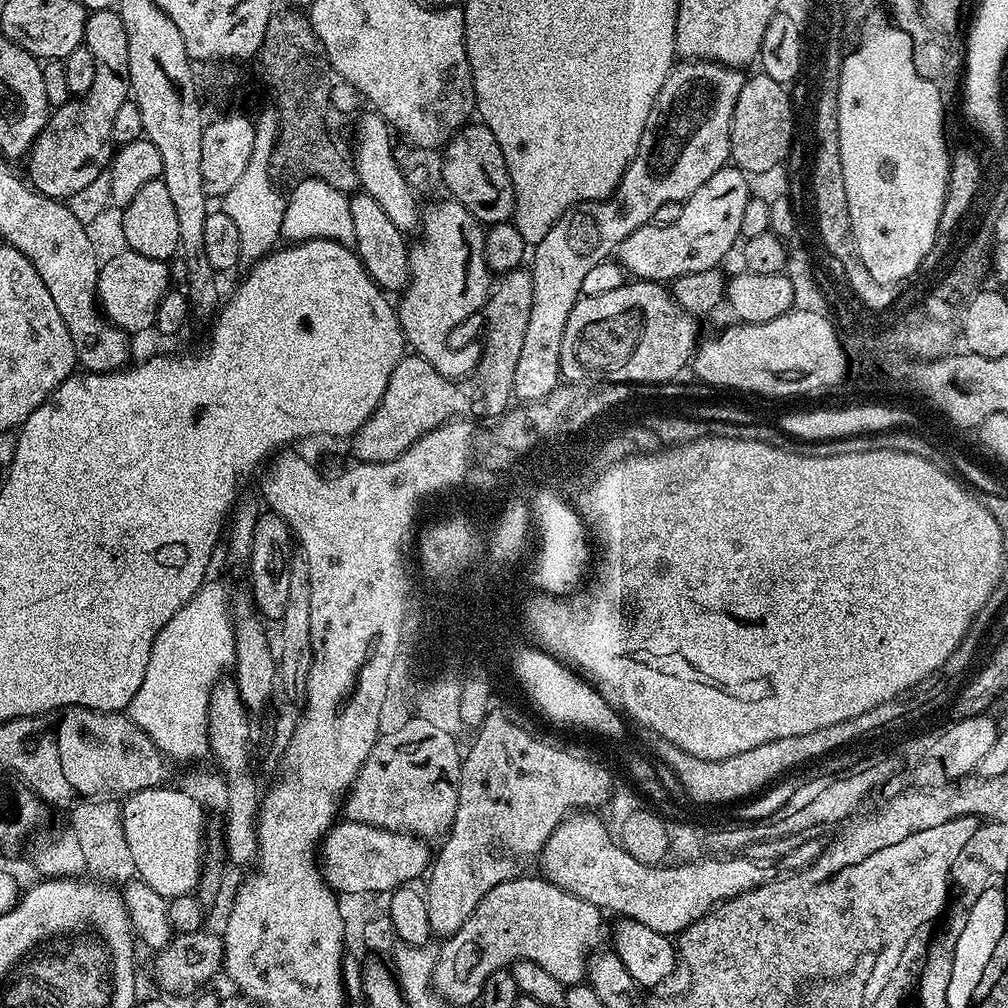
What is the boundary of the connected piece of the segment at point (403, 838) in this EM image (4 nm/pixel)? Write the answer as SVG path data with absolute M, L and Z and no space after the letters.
M351 822L333 823L329 828L327 836L322 841L322 847L318 852L318 860L322 865L324 880L332 891L337 894L346 895L369 895L374 892L390 894L395 888L402 888L416 882L416 879L425 875L430 864L430 852L423 839L419 836L411 836L408 832L391 832L378 826L369 824L354 824Z

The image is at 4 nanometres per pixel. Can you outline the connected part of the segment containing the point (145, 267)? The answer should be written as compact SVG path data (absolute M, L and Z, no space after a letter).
M123 251L101 263L96 294L101 313L108 317L109 322L126 333L135 334L155 325L160 303L170 289L169 265L162 260L146 258L146 254Z

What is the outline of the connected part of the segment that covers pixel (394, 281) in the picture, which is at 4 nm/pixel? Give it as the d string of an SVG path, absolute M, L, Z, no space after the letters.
M360 190L349 199L350 219L354 222L354 251L362 262L364 271L370 274L373 284L384 289L385 293L403 293L408 287L408 249L405 233L390 222L390 217L374 202L369 192Z

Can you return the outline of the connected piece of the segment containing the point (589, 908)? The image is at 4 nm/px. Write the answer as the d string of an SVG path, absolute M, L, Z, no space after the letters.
M521 874L514 880L494 886L494 890L490 890L490 894L486 894L482 902L478 902L474 914L470 914L470 918L462 922L453 936L443 941L444 949L439 949L434 977L434 988L439 999L449 1005L475 1005L480 999L480 991L486 978L500 968L508 968L515 960L538 962L542 970L554 974L554 978L558 978L558 982L566 986L581 983L585 979L588 957L601 947L600 935L604 932L605 913L549 880L536 876Z

